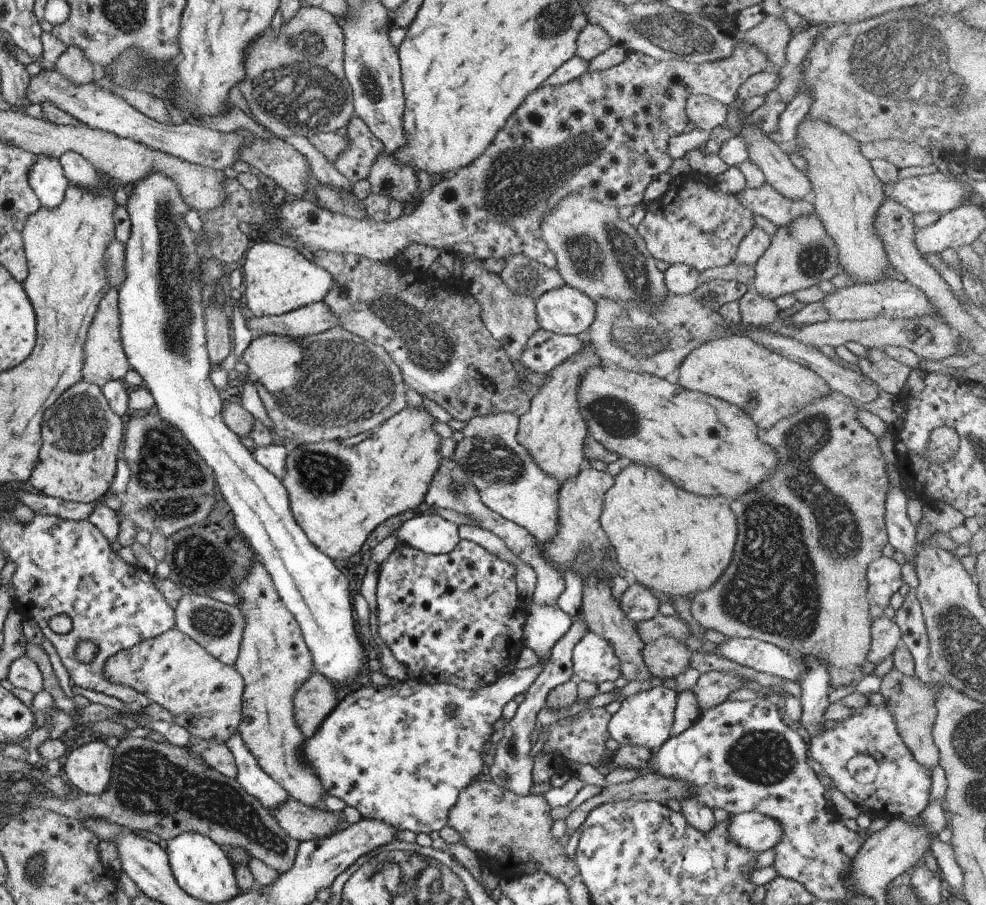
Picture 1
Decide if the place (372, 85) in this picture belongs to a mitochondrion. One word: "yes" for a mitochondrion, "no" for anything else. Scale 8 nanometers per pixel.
yes

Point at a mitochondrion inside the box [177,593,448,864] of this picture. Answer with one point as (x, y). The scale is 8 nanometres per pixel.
(211, 622)

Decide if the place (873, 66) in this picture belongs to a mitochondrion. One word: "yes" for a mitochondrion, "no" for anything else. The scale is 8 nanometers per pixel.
yes

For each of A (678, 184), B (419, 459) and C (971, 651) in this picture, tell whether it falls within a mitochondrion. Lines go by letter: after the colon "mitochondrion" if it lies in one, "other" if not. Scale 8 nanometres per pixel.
A: other
B: other
C: mitochondrion

